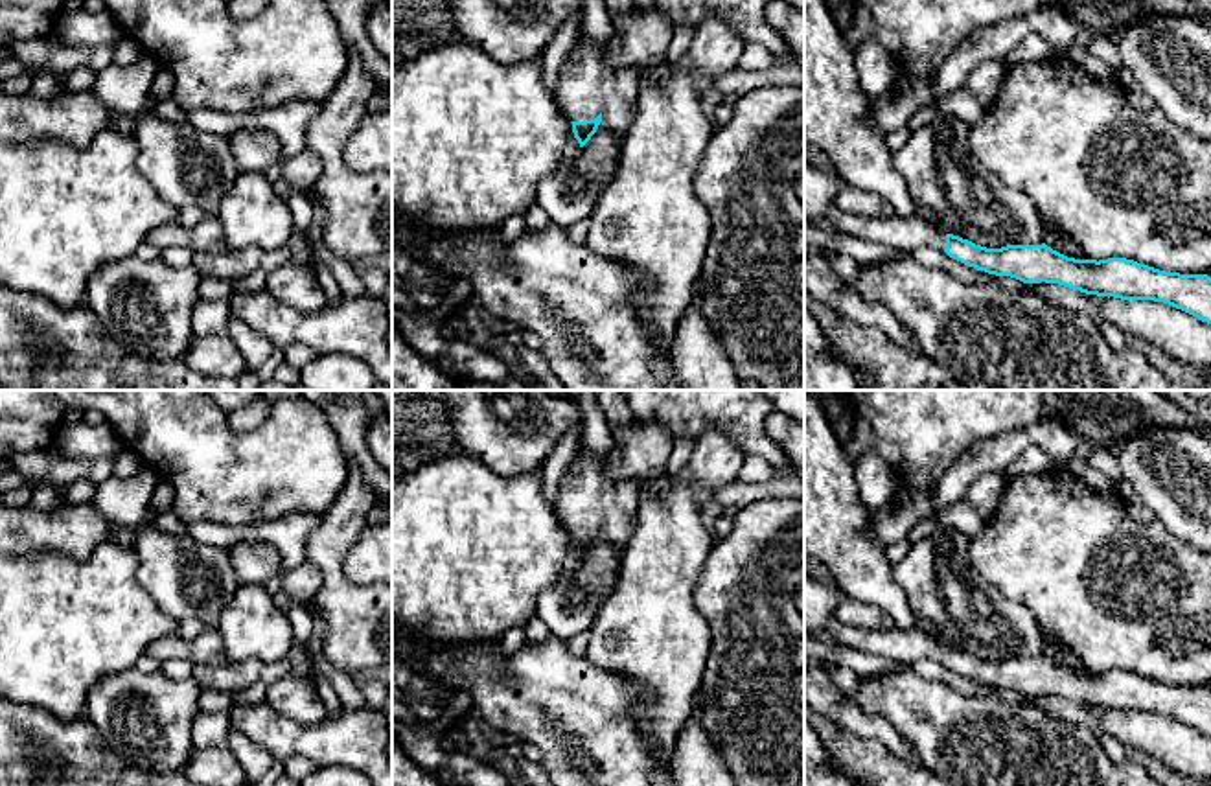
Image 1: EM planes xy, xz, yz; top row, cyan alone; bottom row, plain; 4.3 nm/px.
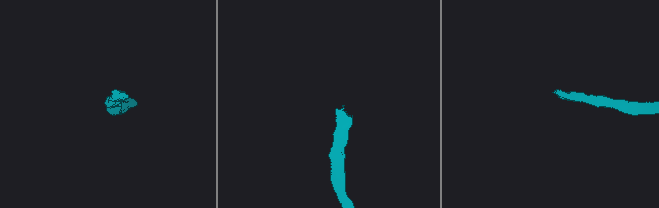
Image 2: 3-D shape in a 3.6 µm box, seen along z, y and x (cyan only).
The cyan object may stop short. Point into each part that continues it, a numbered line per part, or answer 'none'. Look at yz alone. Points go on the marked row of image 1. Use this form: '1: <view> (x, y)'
1: yz (819, 188)

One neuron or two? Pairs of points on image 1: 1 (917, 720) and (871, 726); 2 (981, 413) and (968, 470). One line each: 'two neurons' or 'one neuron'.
1: two neurons
2: two neurons

